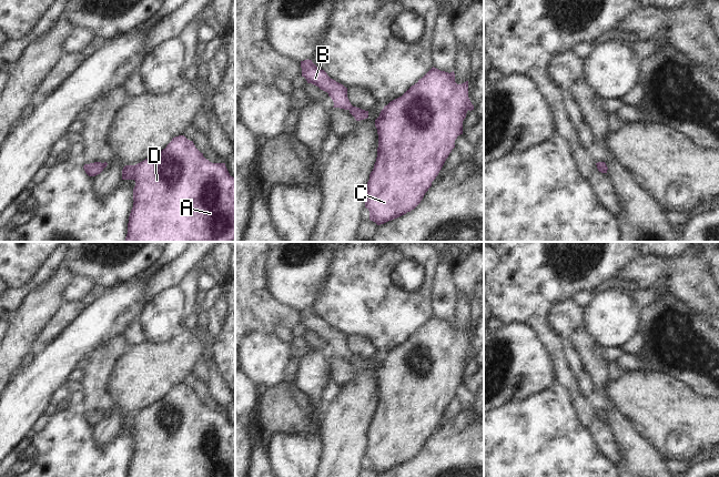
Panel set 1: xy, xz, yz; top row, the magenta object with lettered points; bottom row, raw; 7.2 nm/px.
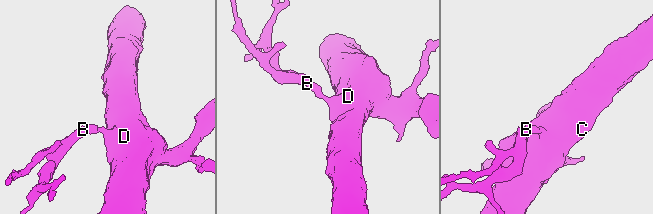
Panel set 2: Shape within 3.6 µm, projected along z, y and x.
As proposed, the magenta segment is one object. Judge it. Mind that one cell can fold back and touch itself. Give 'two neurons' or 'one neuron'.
one neuron

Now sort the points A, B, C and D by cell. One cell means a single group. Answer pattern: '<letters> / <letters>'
A B C D

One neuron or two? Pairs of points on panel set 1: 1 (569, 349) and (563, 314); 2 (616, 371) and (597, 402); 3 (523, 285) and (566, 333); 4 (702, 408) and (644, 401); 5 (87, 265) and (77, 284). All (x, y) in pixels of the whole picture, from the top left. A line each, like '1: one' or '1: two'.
1: two
2: two
3: two
4: one
5: two

